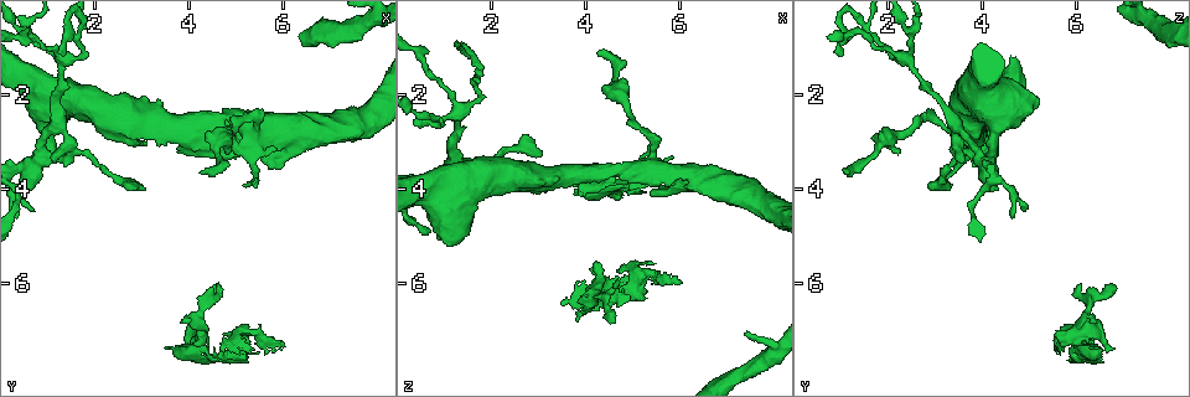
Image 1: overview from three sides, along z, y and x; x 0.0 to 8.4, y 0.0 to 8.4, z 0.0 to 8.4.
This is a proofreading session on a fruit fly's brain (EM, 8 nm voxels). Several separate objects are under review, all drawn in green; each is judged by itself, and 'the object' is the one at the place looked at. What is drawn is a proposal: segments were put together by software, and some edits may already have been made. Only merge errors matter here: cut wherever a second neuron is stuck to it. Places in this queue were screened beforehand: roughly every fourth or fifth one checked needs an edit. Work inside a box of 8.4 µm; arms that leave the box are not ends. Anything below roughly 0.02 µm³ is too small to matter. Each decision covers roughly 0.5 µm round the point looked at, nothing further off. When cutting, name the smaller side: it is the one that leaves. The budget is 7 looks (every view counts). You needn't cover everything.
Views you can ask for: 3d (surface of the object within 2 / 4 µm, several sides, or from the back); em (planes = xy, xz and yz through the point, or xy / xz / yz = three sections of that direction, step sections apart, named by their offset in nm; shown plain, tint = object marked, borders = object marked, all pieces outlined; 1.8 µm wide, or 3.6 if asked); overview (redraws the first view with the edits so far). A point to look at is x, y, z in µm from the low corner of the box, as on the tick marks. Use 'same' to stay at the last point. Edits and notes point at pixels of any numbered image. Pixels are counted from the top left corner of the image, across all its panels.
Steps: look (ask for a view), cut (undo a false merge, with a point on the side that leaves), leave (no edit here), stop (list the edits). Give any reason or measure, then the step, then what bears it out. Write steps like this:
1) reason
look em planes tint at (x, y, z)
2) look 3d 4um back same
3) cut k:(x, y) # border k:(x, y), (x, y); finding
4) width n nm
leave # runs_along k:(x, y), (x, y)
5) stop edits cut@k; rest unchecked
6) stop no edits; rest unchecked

looks like a crossing
look em yz step 8 tint at (1.30, 1.25, 2.45)

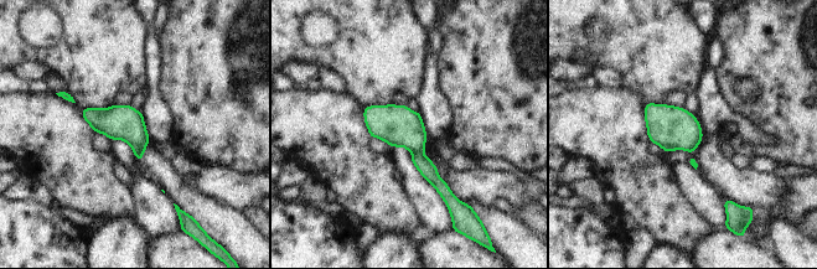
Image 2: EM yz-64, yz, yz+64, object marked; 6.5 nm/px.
leave # runs_along 2:(367, 110), (417, 149), (448, 194); continuous, no second neuron

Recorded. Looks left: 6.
small branch off a trunk
look em planes plain at (1.05, 3.25, 4.20)

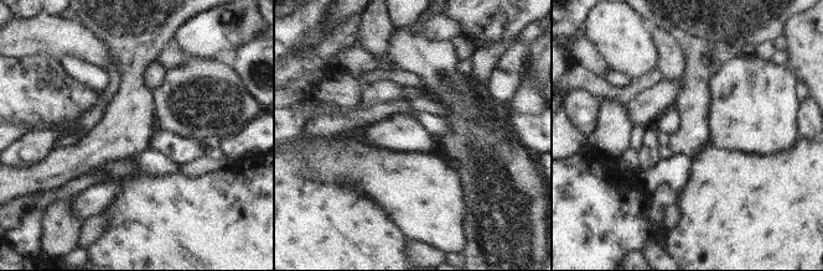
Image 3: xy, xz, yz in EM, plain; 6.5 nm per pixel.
look em planes tint same

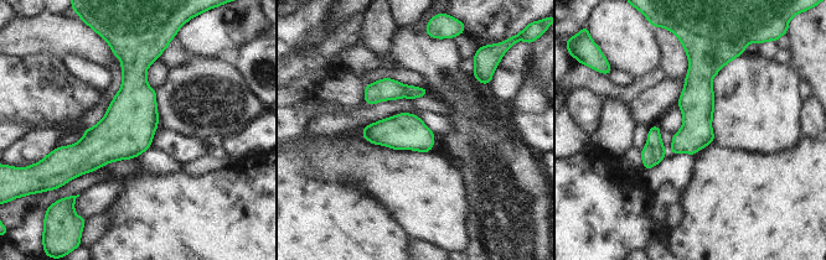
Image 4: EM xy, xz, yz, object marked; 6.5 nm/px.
cut 4:(386, 89) # a second neuron is stuck on

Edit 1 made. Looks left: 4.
see it whole again
look overview

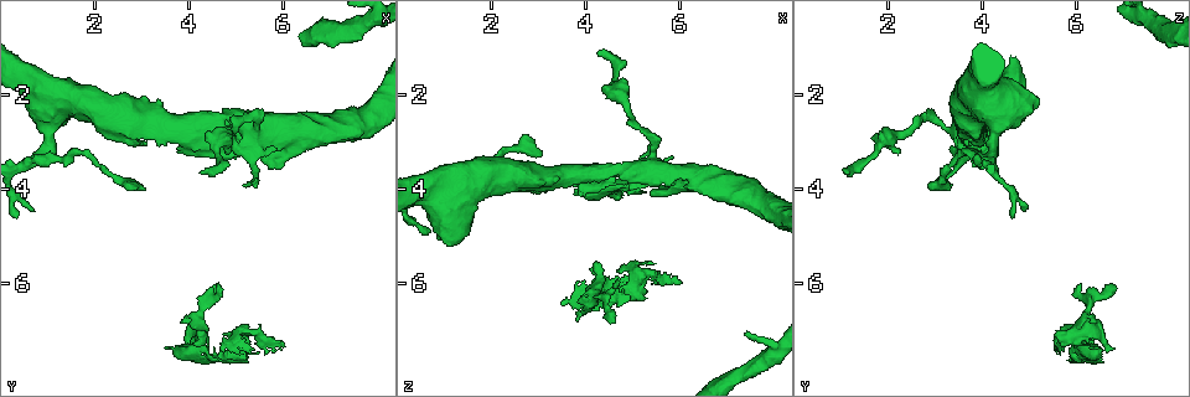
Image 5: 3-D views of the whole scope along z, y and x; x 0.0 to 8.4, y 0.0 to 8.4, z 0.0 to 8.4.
touches itself
look 3d 4um at (5.30, 2.60, 3.55)

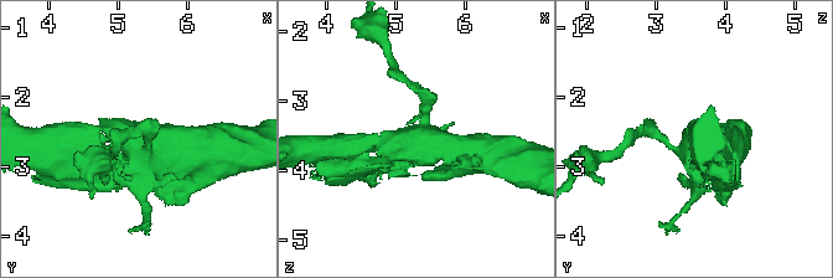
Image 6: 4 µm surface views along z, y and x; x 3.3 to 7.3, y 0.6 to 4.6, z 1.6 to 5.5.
need the tissue
look em planes tint at (5.25, 2.60, 3.50)

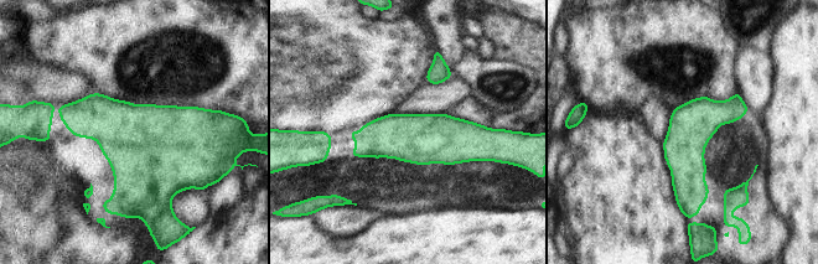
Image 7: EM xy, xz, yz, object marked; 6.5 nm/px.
width 280 nm
leave # runs_along 7:(482, 139), (374, 139), (355, 153); one neuron here

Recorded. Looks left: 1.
stop edits cut@4; rest unchecked

